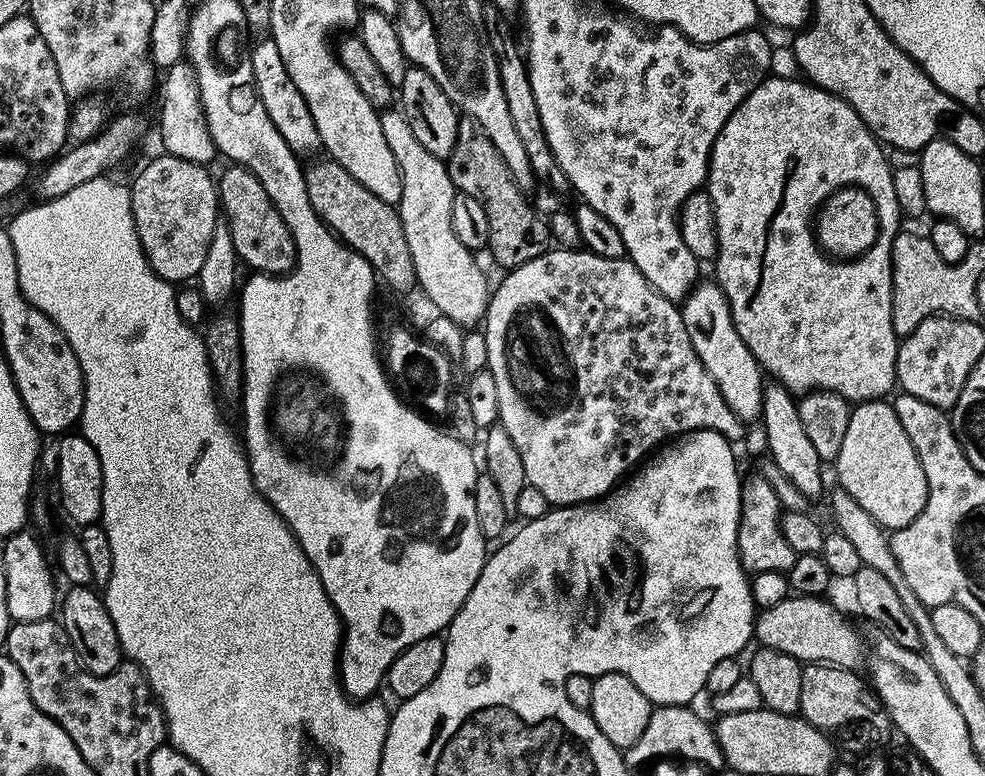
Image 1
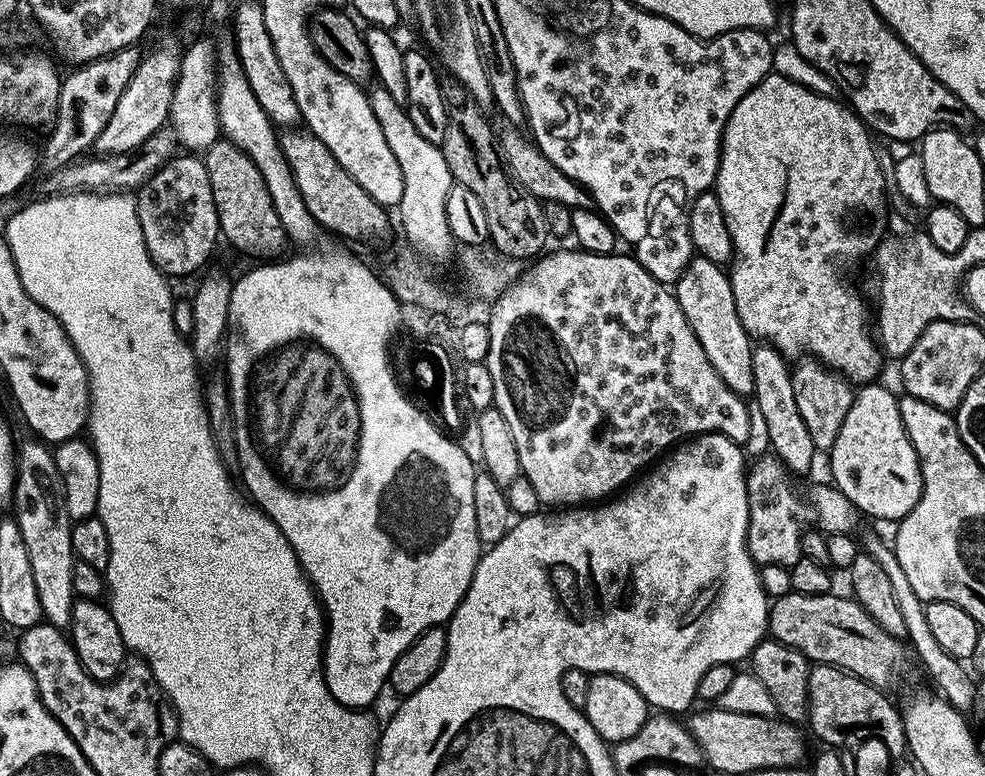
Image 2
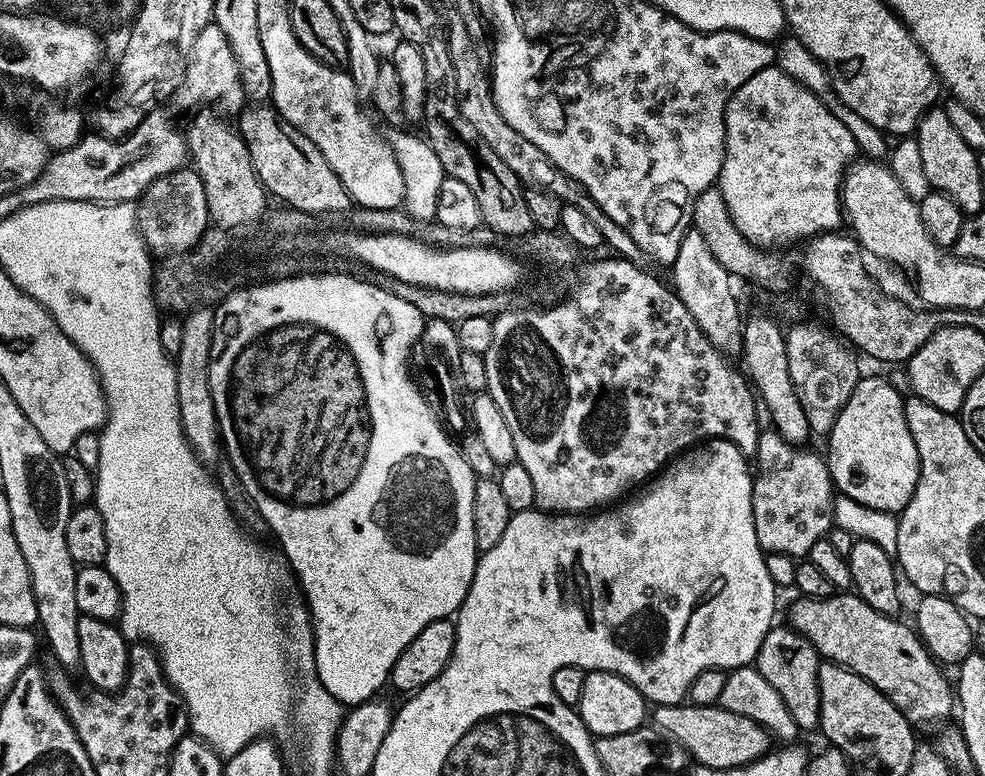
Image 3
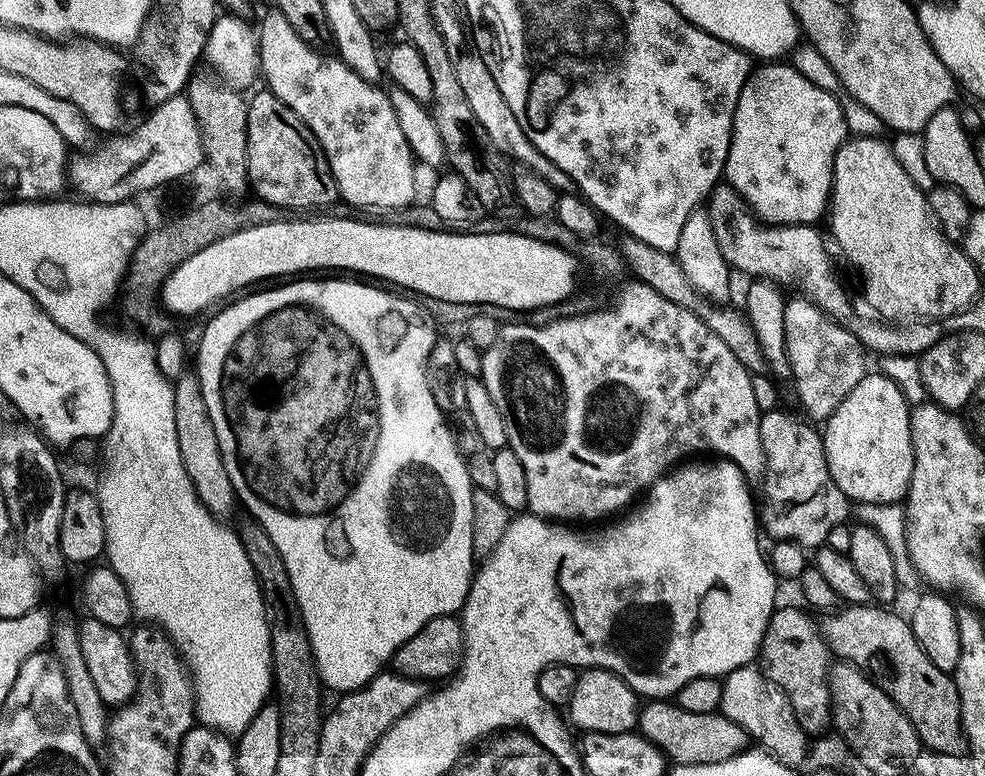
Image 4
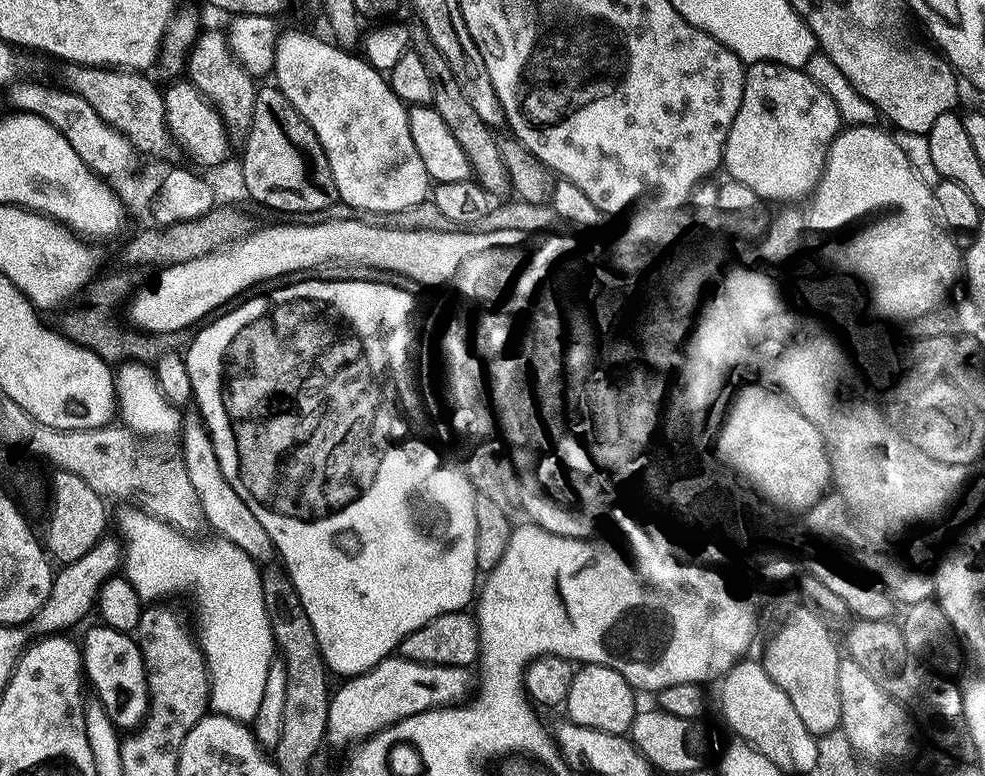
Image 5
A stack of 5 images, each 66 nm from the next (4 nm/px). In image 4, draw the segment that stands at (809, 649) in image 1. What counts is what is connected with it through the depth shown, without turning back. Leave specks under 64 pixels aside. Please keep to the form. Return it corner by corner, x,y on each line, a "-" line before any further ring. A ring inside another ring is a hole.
844,606
822,620
822,635
831,655
859,668
910,718
921,745
936,753
966,756
968,741
961,722
961,702
955,679
938,670
918,646
912,625
884,606

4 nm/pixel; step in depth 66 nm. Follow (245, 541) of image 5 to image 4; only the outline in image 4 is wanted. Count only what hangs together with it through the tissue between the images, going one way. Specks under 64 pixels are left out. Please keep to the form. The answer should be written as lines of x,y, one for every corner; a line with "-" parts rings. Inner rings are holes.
194,374
180,376
173,383
174,392
174,424
178,435
179,453
182,454
183,466
187,476
200,500
212,513
221,518
228,518
238,501
233,484
222,462
221,451
218,450
218,438
210,421
206,400
202,397
200,380

